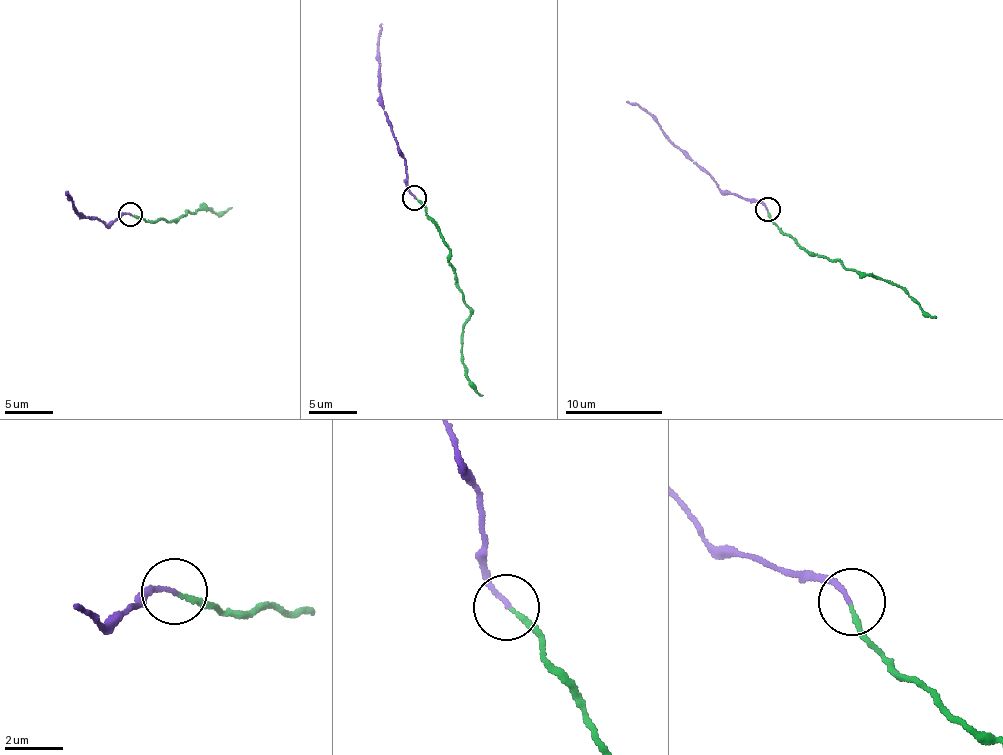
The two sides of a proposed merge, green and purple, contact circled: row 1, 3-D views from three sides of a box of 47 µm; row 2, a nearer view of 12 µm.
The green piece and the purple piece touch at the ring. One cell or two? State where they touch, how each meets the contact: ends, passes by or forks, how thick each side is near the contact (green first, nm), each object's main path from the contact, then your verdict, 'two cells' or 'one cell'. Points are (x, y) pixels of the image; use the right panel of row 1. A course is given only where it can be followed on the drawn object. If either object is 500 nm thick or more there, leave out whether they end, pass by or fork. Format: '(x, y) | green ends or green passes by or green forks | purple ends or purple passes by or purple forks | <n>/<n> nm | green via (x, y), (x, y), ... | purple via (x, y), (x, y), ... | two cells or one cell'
(767, 209) | green ends | purple ends | 150/150 nm | green via (768, 209), (774, 223), (806, 252), (841, 261), (861, 275), (889, 280), (906, 290), (923, 311), (936, 317) | purple via (768, 209), (719, 190), (709, 174), (688, 160), (653, 119), (627, 103) | one cell

